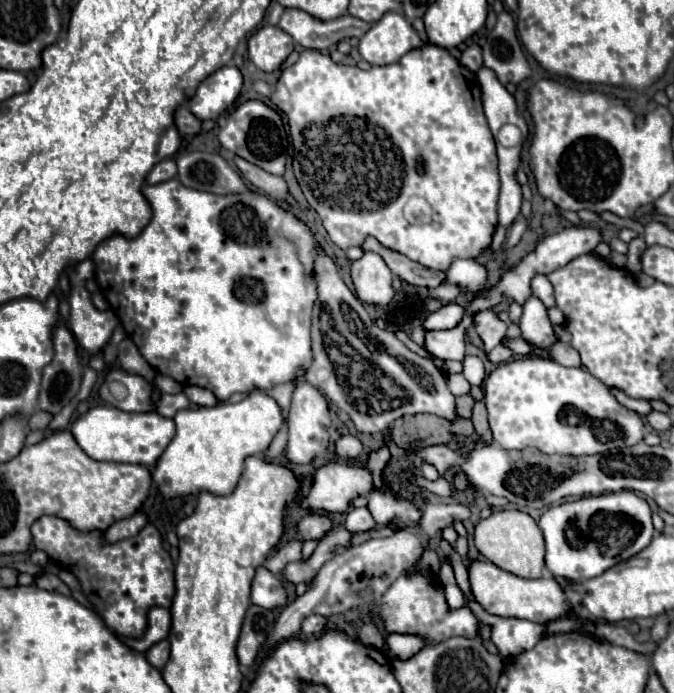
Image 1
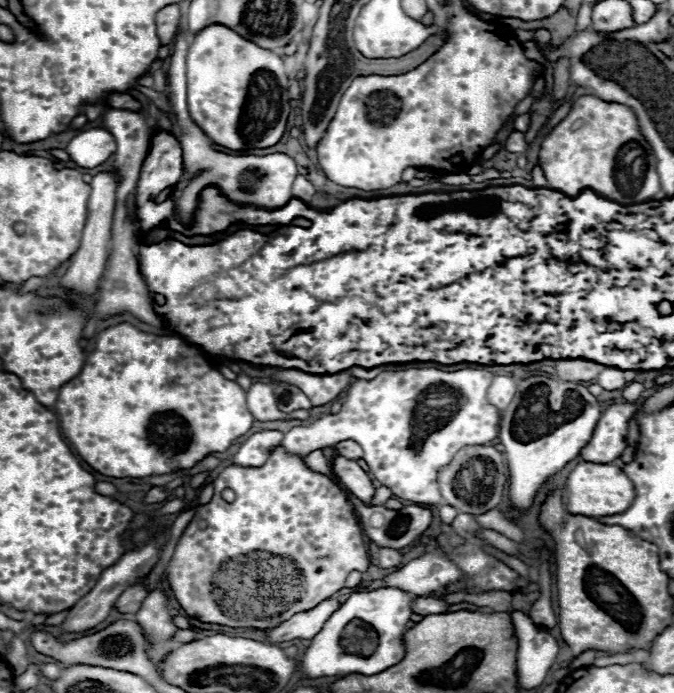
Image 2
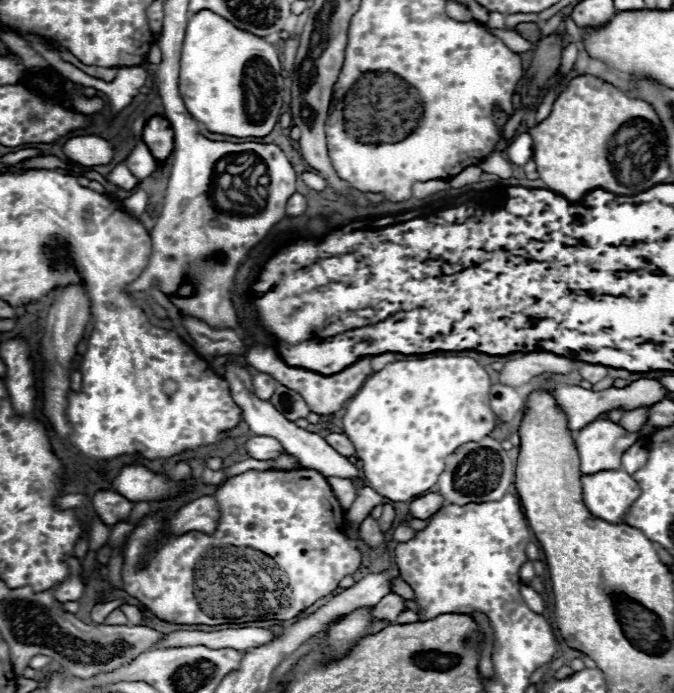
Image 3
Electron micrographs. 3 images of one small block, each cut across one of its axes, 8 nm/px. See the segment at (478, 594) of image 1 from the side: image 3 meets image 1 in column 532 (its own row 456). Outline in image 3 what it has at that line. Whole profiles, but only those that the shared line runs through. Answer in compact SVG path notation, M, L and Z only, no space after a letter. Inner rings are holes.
M608 418L590 422L574 436L580 454L580 472L596 474L600 470L620 468L622 454L636 442L636 434L624 434L624 428Z

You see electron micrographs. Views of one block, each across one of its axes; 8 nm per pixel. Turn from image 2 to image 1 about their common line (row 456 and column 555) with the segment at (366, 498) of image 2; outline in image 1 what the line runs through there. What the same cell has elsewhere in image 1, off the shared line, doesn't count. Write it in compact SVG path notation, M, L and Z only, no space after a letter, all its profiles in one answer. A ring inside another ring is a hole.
M530 296L530 300L524 304L520 330L522 338L532 346L552 346L552 342L558 340L546 314L546 306L536 296Z

